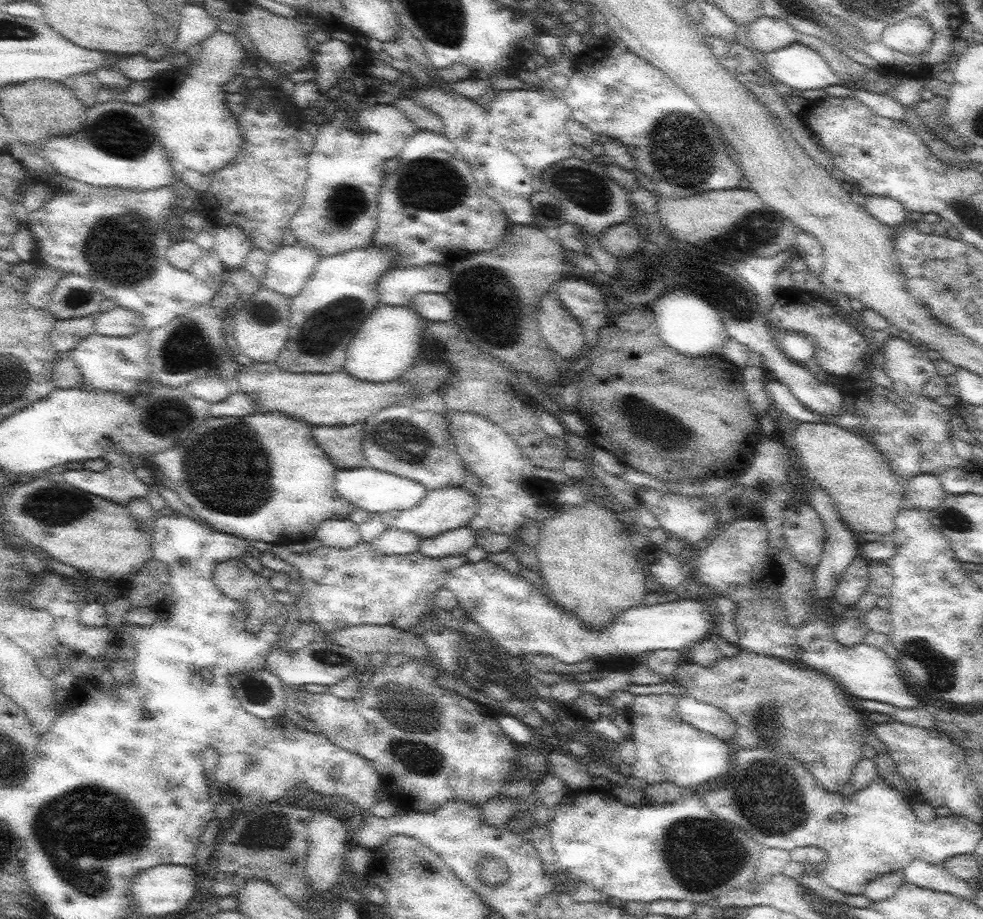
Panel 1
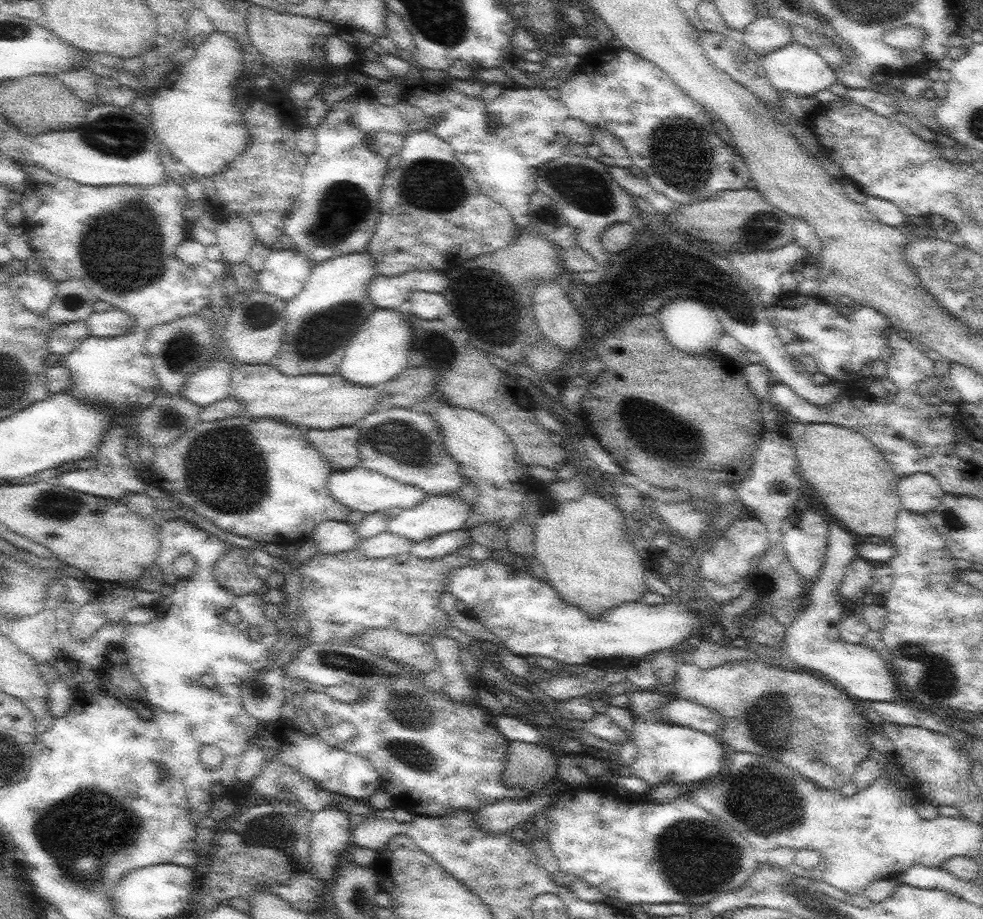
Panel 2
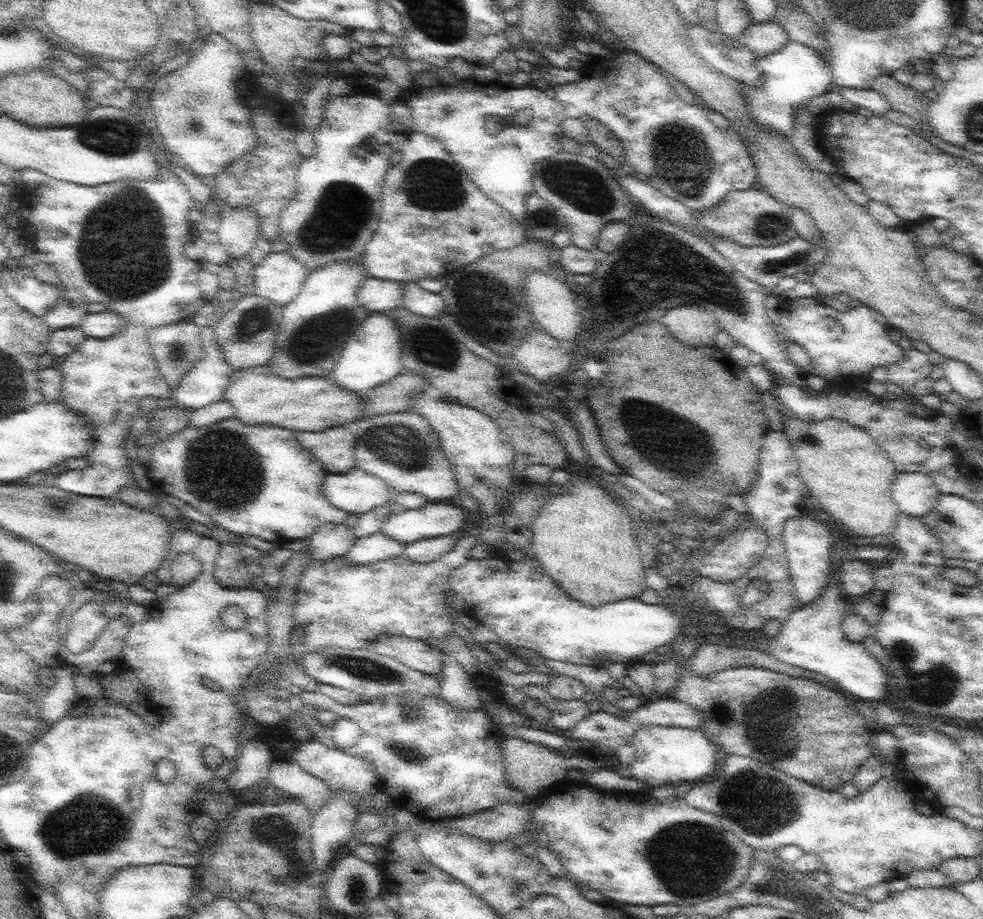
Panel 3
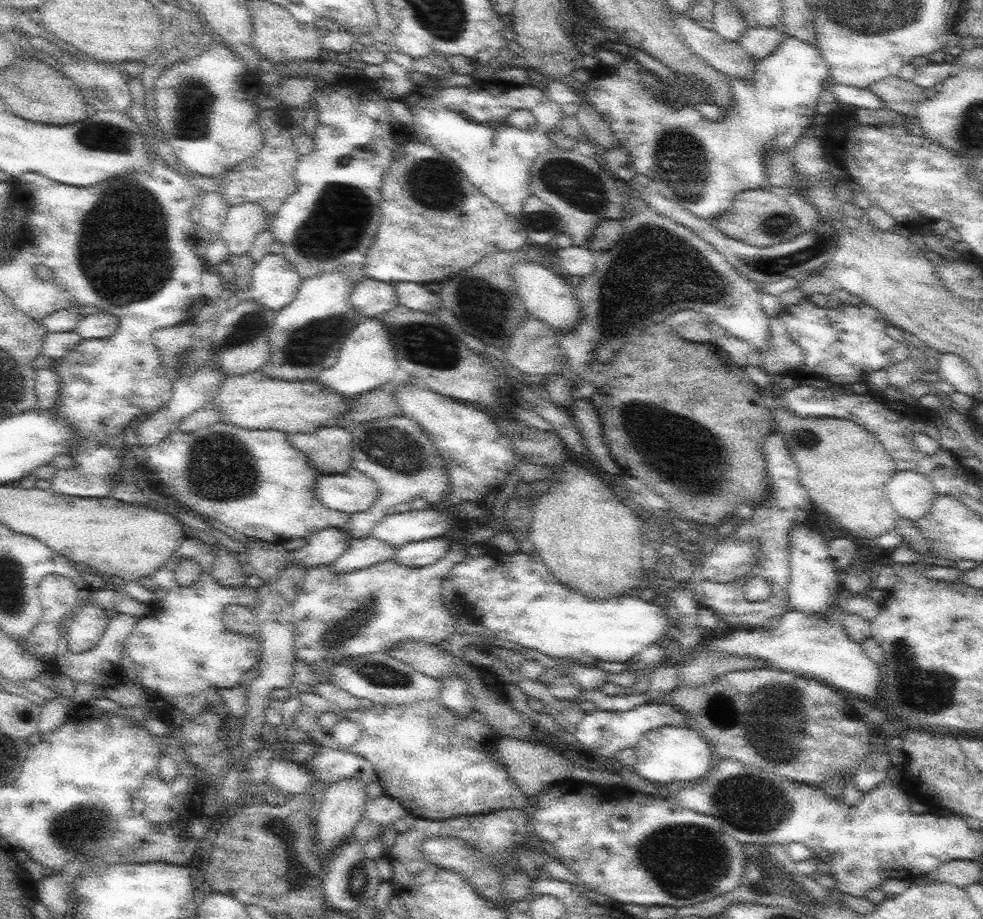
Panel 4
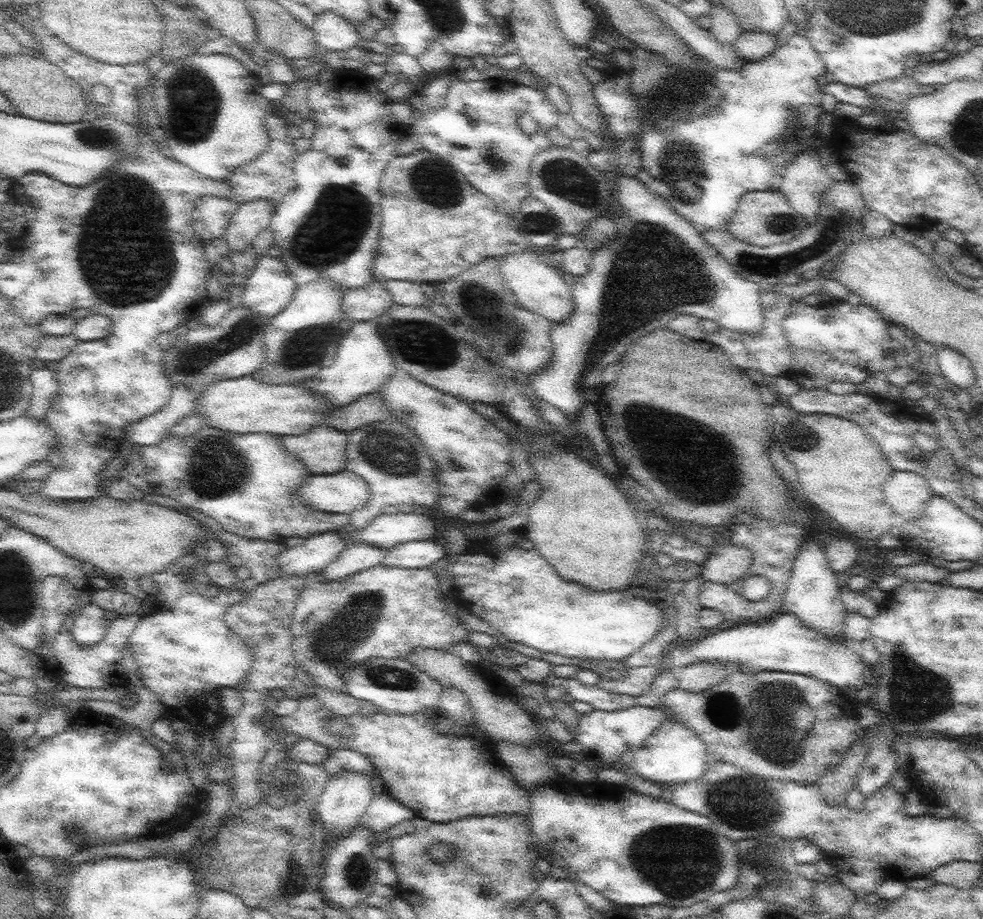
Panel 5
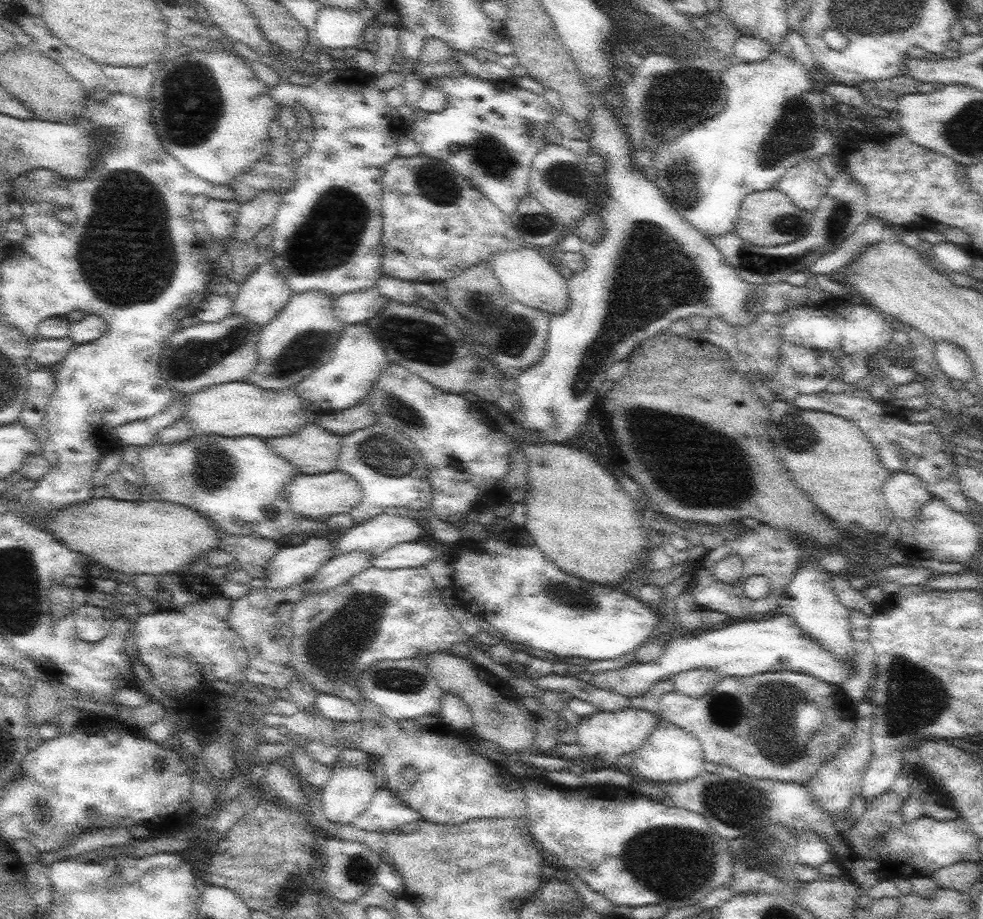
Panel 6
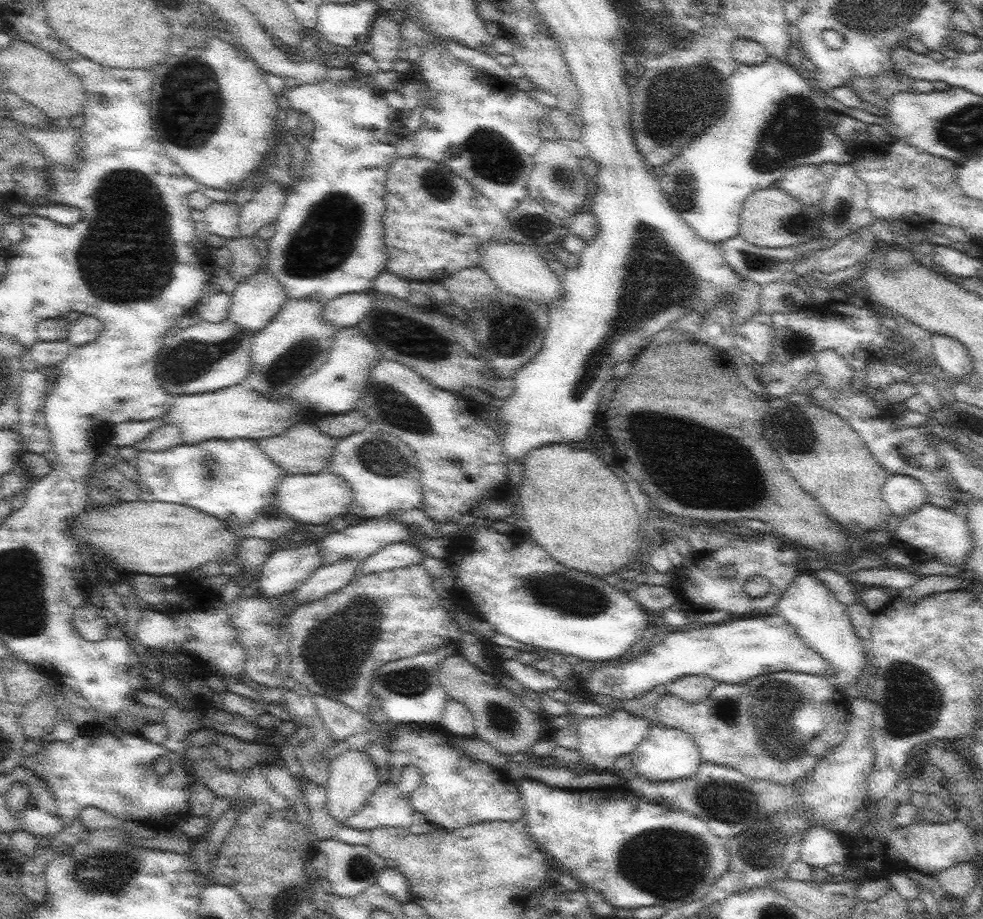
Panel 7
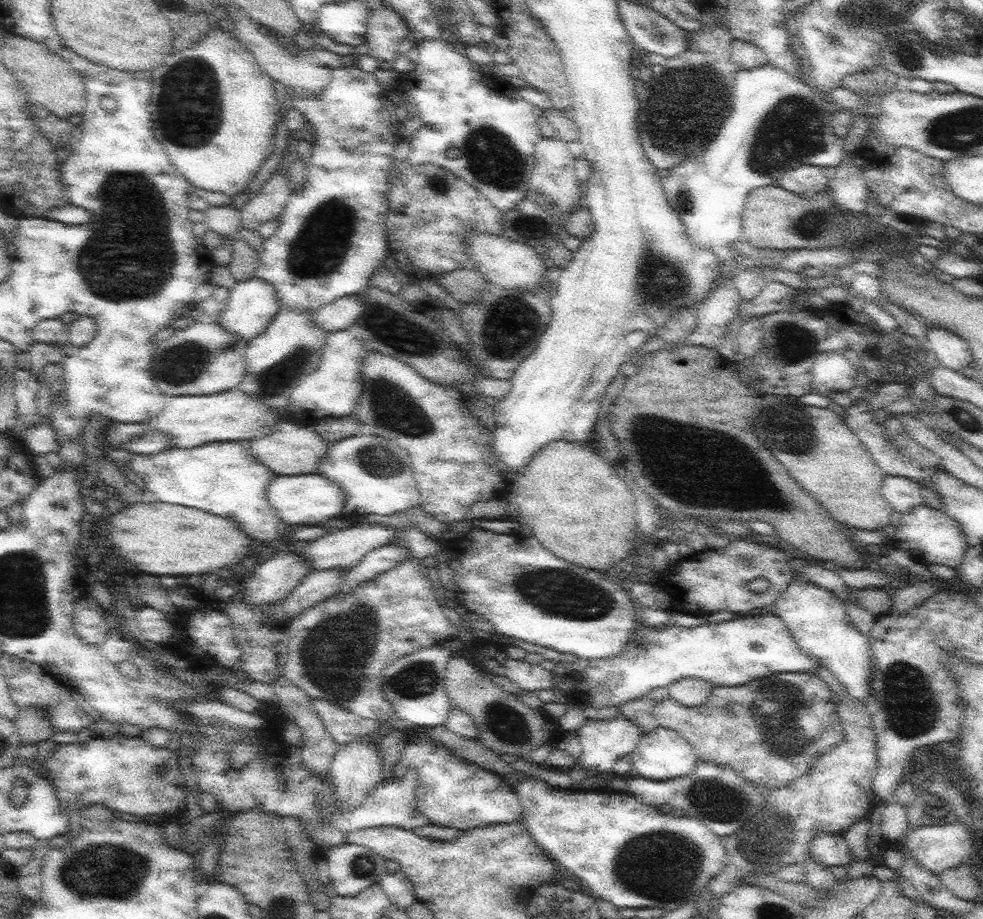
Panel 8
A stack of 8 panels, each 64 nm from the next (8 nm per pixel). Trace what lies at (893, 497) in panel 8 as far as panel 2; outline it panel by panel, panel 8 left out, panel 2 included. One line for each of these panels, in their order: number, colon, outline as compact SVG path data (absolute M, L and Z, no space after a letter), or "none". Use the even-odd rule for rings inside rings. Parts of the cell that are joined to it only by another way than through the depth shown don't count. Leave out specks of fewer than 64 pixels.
2: M911 474L903 476L897 482L897 496L903 510L911 514L929 514L935 510L943 498L943 490L939 482L931 474Z
3: M923 472L897 474L889 492L897 510L911 518L923 518L935 508L937 498L941 496L933 478Z
4: M897 472L885 484L885 494L893 512L907 522L923 518L939 496L933 482L919 472Z
5: M895 472L883 486L883 498L895 514L909 522L925 514L925 506L933 498L933 490L929 488L927 478L915 472Z
6: M897 472L885 482L883 498L895 520L907 522L921 514L921 508L931 502L927 484L919 476L907 472Z
7: M889 476L881 488L881 494L883 494L883 502L899 518L913 514L915 510L927 504L925 486L911 476Z

